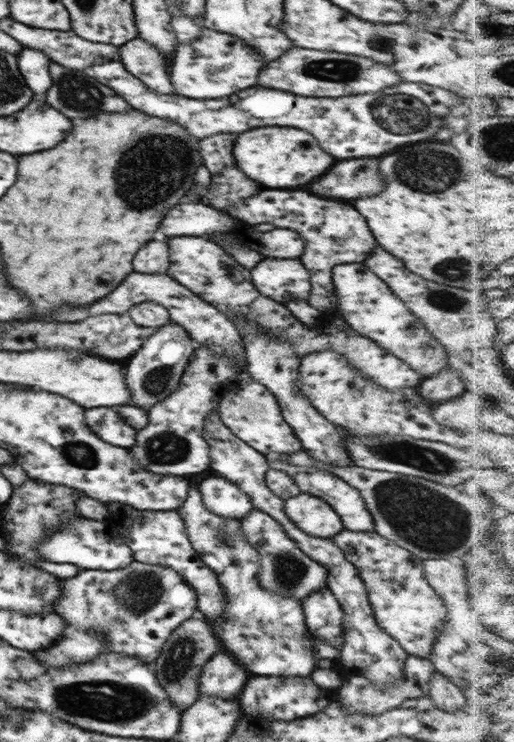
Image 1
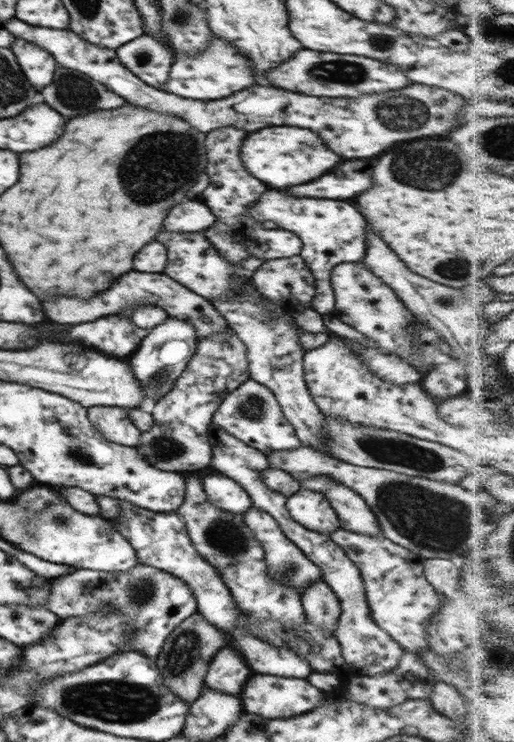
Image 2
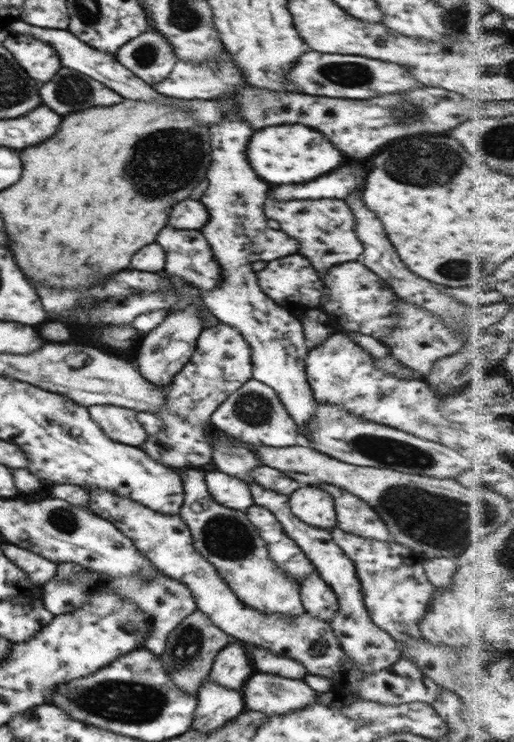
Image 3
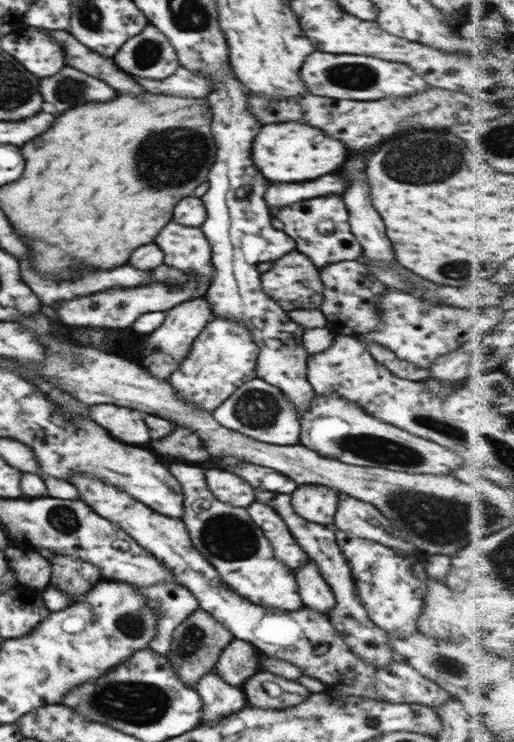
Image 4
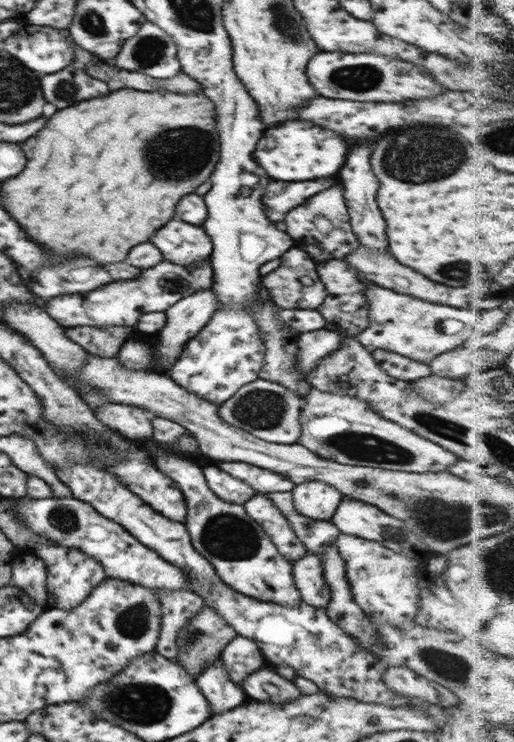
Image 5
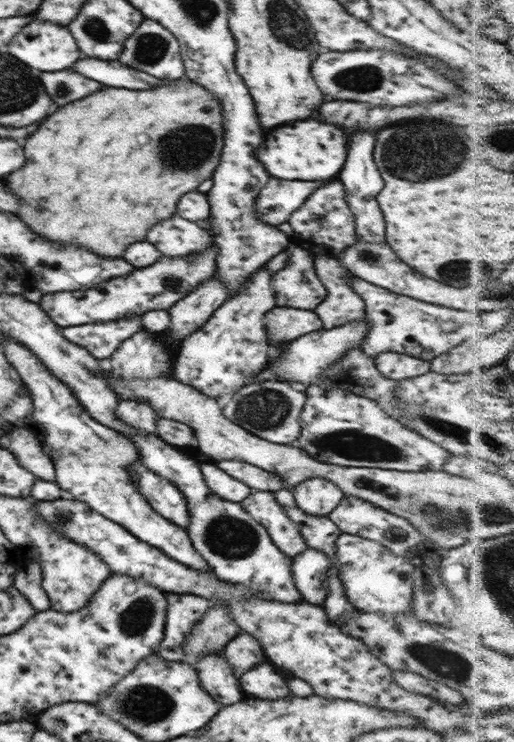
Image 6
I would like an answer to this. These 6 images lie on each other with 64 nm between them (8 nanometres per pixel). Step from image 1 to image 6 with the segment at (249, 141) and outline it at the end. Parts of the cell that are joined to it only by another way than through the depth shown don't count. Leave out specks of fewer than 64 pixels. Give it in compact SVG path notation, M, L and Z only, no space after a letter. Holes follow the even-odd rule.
M300 120L274 128L258 148L258 160L270 176L280 180L330 180L346 162L346 136L342 130L316 120Z

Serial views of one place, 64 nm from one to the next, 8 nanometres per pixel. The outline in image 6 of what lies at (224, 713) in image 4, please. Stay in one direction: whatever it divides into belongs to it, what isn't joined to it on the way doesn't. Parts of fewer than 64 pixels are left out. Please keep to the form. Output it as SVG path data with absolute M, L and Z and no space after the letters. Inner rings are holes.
M212 652L198 659L194 666L200 685L214 697L216 703L228 707L242 700L242 690L234 678L232 665L221 652Z

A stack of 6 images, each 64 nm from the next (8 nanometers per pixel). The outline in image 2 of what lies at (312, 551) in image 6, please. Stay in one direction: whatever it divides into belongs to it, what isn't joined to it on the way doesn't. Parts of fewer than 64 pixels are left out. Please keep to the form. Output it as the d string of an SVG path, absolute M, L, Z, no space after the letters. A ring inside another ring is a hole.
M322 580L301 593L305 618L312 624L334 634L341 615L341 604L334 591Z

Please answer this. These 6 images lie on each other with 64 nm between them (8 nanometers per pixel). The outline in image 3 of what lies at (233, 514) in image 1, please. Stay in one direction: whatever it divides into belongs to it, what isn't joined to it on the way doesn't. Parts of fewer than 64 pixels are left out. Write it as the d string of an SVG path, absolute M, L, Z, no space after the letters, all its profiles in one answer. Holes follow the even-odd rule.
M207 468L205 481L212 498L226 508L246 511L255 504L247 482L235 476Z

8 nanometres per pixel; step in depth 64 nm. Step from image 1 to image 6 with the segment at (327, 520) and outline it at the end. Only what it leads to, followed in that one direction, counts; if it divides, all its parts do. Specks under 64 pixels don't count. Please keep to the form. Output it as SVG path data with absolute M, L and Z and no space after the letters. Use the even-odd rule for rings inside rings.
M320 476L310 478L291 489L298 508L312 516L328 516L345 498L345 492Z

